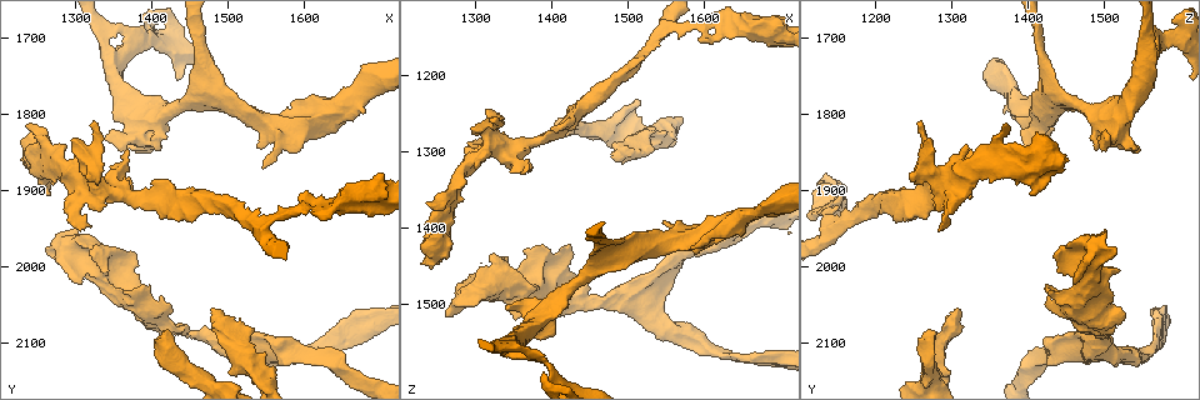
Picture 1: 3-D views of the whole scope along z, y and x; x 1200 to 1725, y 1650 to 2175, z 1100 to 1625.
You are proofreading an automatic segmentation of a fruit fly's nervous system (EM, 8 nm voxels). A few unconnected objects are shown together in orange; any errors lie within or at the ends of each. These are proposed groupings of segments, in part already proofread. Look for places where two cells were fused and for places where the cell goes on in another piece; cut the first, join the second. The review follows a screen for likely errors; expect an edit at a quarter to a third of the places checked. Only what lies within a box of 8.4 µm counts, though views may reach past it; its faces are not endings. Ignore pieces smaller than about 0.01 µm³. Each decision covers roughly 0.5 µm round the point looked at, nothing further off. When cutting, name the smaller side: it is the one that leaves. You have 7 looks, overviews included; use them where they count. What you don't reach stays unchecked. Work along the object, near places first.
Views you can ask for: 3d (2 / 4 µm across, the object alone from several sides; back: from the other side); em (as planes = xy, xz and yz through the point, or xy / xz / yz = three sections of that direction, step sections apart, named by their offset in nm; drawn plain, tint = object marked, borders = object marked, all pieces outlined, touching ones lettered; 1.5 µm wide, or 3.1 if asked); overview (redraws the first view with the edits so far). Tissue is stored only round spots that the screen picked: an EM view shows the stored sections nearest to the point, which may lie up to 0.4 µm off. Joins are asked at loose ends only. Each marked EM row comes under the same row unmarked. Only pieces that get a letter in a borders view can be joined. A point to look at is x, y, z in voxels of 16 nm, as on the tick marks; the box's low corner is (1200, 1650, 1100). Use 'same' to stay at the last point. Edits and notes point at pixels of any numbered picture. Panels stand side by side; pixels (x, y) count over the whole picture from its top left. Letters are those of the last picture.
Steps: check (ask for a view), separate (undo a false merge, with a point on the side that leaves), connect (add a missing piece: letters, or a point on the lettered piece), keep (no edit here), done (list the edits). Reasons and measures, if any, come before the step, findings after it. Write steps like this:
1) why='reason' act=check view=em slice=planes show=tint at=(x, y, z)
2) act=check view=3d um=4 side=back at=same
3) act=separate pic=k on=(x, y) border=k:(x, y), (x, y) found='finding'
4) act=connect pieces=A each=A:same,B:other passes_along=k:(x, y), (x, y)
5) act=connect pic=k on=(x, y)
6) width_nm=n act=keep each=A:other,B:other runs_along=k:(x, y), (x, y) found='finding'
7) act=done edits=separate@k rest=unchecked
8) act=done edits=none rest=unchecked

why='thick turns thin' act=check view=3d um=2 at=(1285, 1975, 1490)

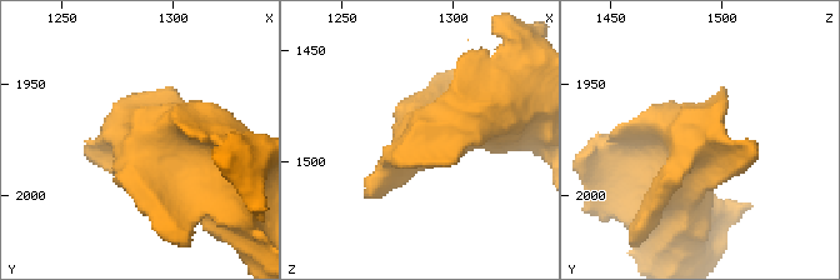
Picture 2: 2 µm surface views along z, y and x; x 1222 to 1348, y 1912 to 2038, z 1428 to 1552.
act=check view=em slice=yz step=8 show=tint at=(1282, 1975, 1491)

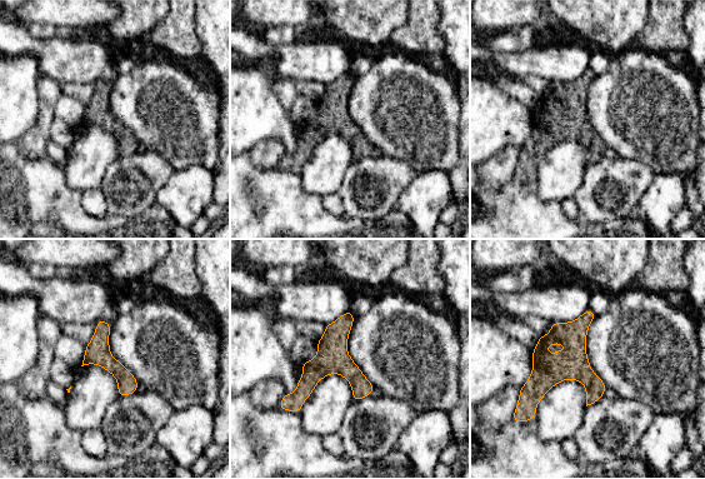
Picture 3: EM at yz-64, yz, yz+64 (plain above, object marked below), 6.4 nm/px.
why='cut it another way' act=check view=em slice=planes show=borders at=same

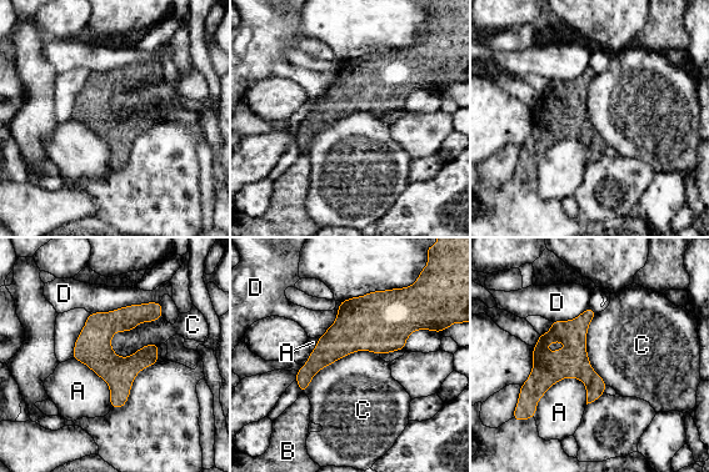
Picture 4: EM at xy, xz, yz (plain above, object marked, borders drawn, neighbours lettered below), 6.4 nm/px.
longest_contact=D:460nm act=keep each=A:other,B:other,C:other,D:other border=4:(159, 301), (130, 304), (90, 314) found='continuous, no second cell'

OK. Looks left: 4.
why='an open end' act=check view=3d um=2 at=(1425, 2075, 1465)

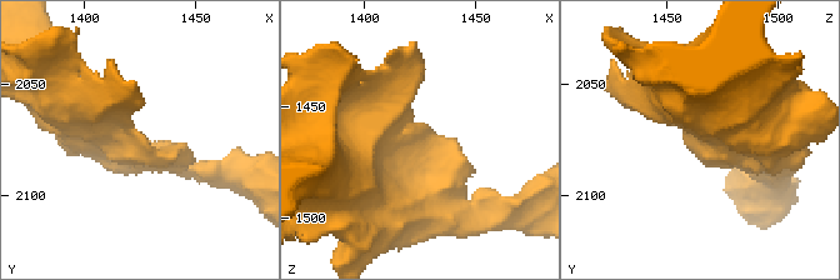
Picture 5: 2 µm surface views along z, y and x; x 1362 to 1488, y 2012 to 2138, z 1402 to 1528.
act=check view=em slice=xz step=8 show=borders at=(1426, 2075, 1465)

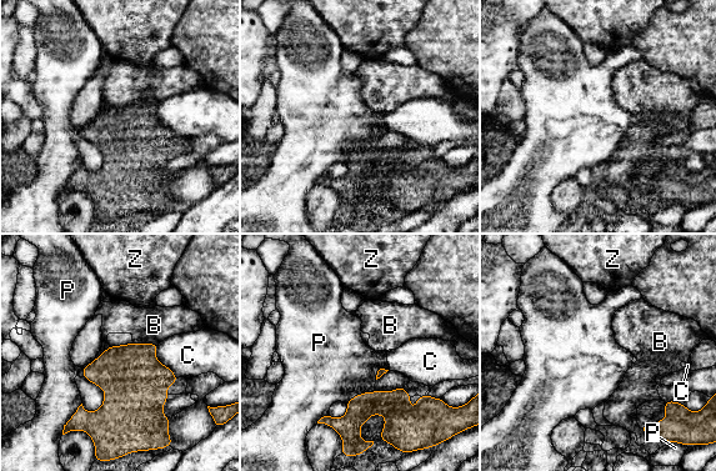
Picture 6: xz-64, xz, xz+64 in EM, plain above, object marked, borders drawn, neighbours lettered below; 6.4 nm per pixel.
why='another direction' act=check view=em slice=planes show=borders at=same

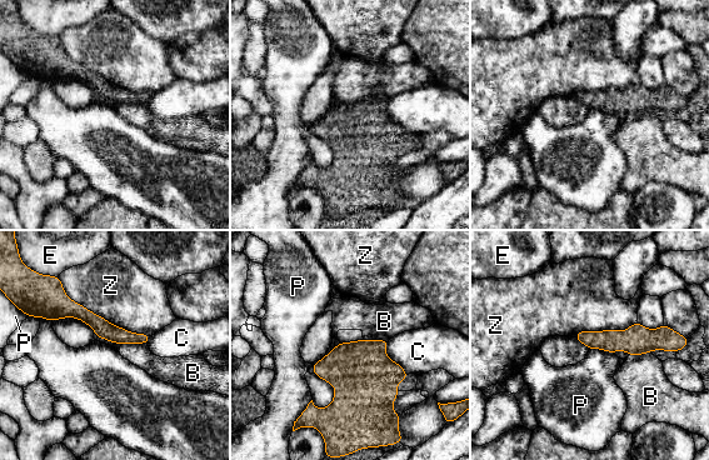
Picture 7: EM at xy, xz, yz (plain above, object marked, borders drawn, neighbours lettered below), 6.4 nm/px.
act=keep each=B:other,C:other,E:other,P:other,Z:other border=7:(58, 276), (73, 300), (150, 335) found='no lettered piece goes on from it'

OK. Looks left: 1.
act=check view=em slice=planes show=borders at=(1540, 1950, 1140)

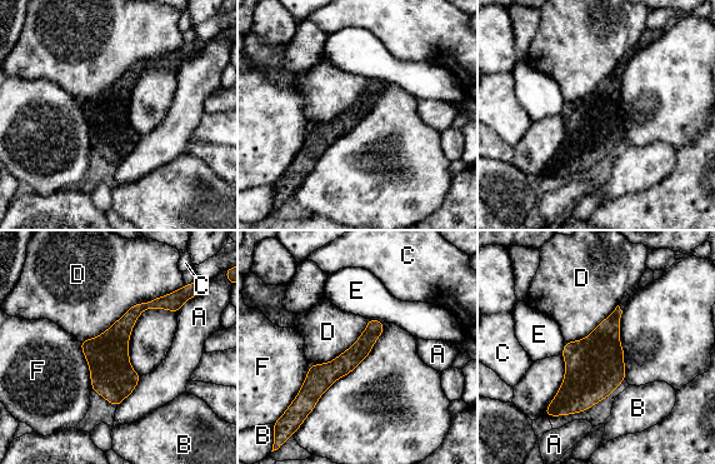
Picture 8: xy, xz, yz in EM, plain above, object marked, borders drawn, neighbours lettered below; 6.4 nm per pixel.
act=keep each=A:other,B:other,C:other,D:other,E:other,F:other runs_along=8:(379, 324), (296, 409) found='all the same cell'

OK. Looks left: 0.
act=done edits=none rest=unchecked

